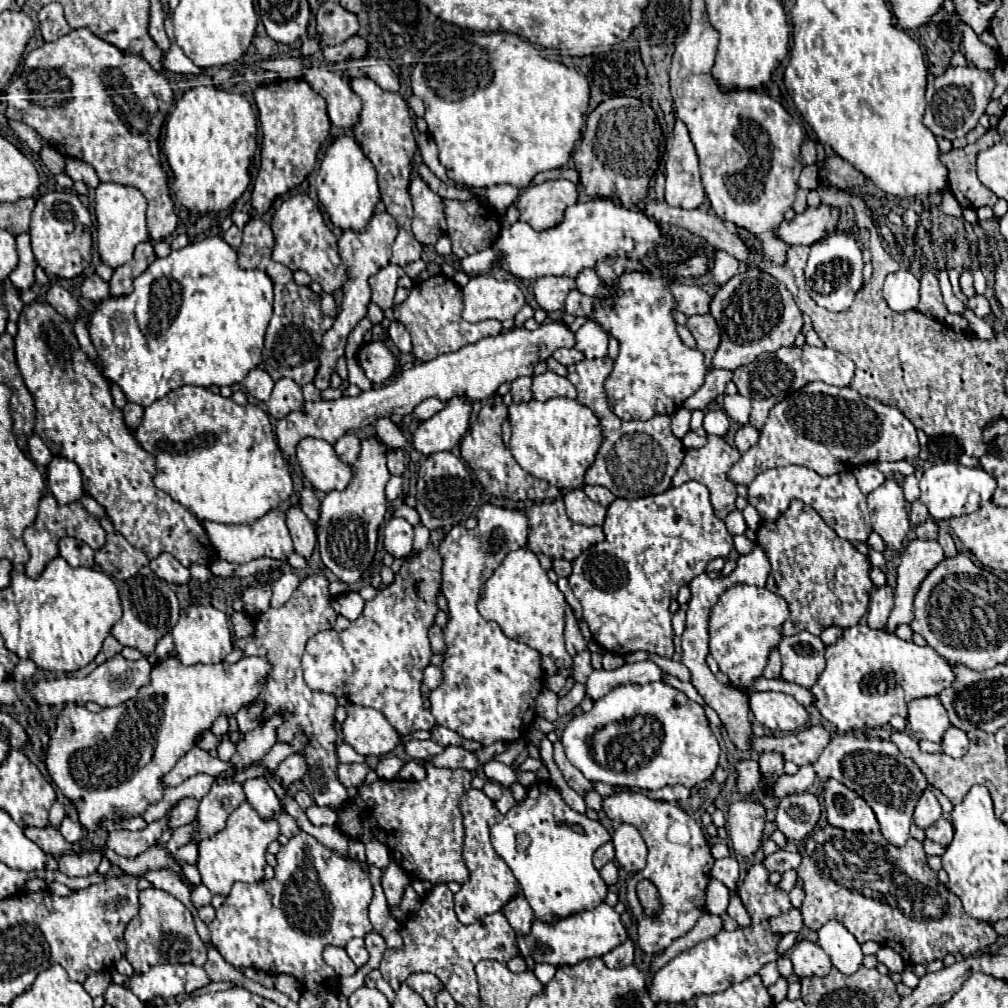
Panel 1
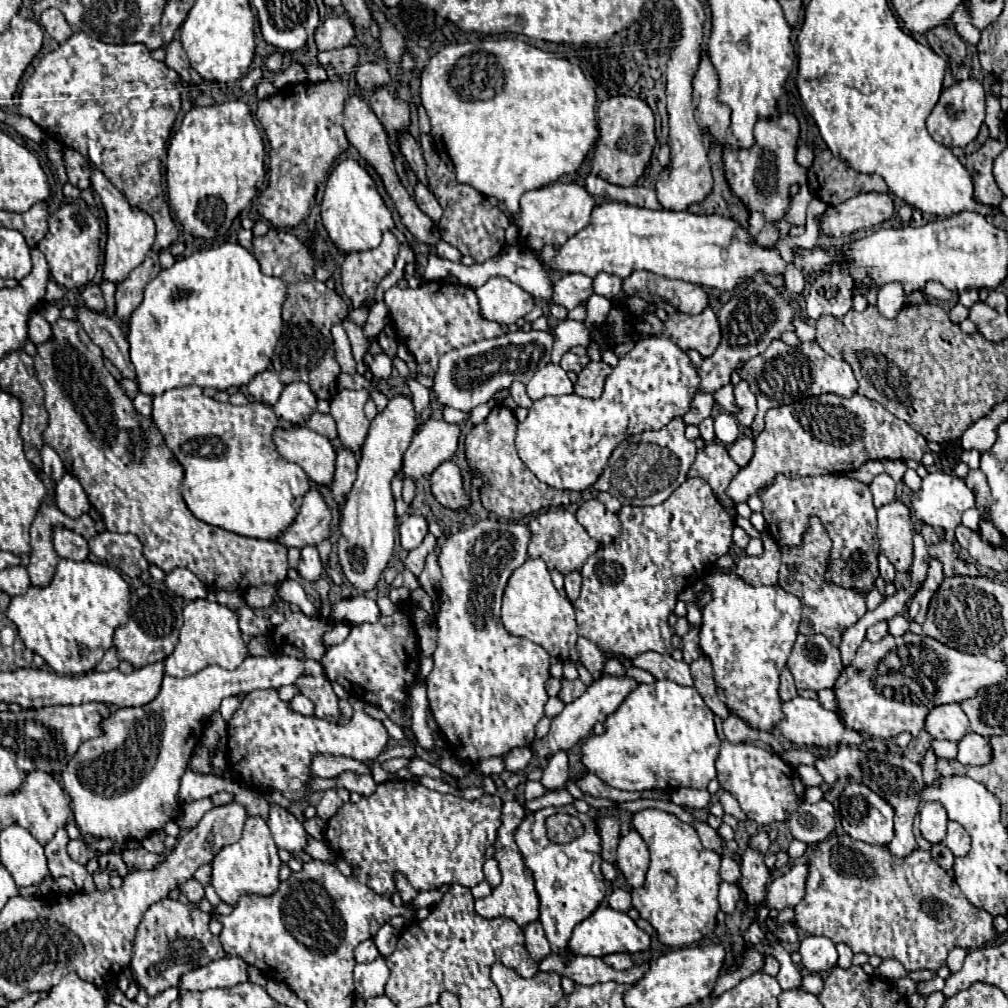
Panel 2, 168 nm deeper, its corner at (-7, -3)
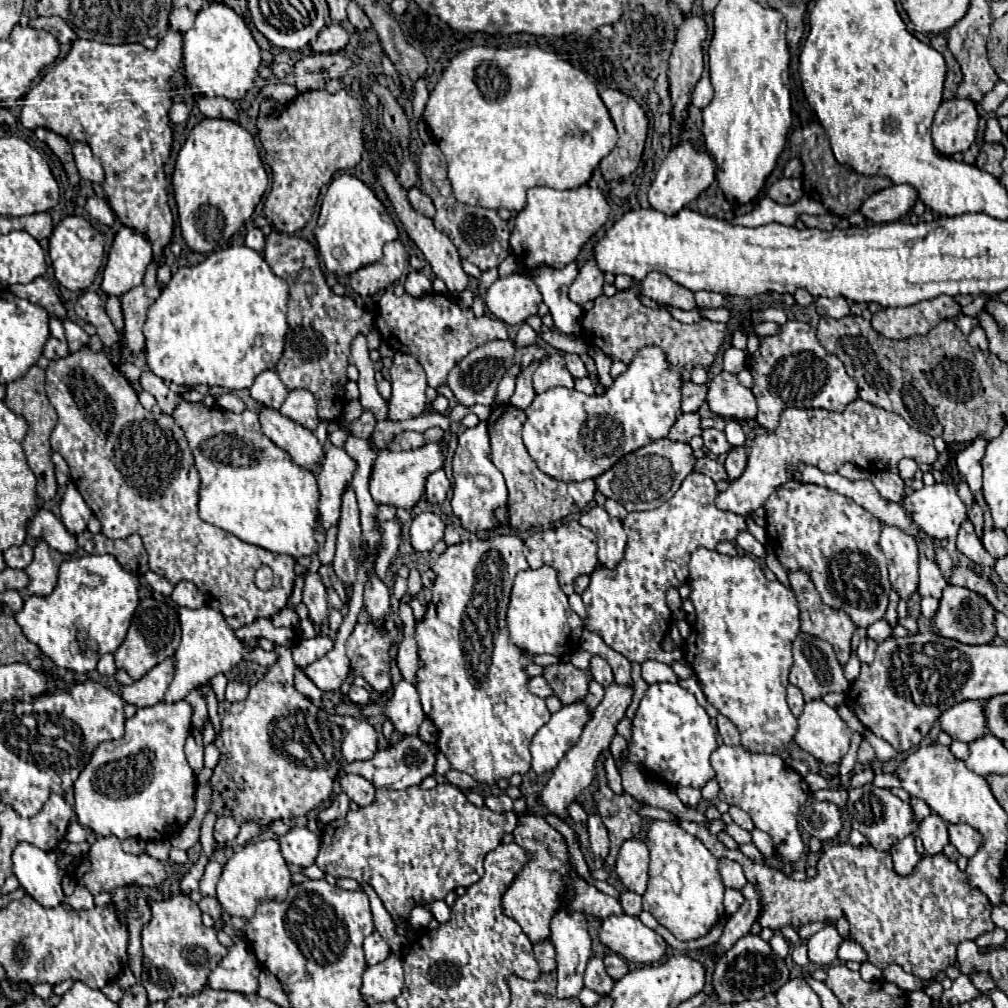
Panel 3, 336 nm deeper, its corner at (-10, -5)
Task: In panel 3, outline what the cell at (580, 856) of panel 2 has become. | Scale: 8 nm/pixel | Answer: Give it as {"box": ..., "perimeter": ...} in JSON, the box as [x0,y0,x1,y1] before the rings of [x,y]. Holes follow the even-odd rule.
{"box":[550,910,592,998],"perimeter":[[[560,910],[552,918],[550,930],[552,930],[550,942],[556,948],[556,962],[558,962],[556,996],[558,998],[574,998],[584,988],[584,982],[582,982],[584,980],[584,970],[586,970],[586,964],[588,964],[590,954],[592,954],[592,946],[590,946],[592,940],[590,940],[590,934],[588,934],[588,920],[580,912]]]}

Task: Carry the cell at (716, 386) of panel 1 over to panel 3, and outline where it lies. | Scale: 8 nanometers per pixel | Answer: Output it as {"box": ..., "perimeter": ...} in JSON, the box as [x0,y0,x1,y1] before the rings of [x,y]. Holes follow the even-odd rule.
{"box":[668,414,702,442],"perimeter":[[[682,414],[674,426],[670,428],[668,432],[668,440],[674,440],[674,442],[690,442],[690,438],[694,436],[700,436],[702,430],[700,430],[700,416],[698,414]]]}

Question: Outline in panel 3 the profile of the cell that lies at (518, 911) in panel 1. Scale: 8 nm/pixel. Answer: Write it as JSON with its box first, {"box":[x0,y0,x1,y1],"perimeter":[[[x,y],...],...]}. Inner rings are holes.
{"box":[534,940,556,972],"perimeter":[[[550,940],[534,944],[534,956],[536,956],[542,972],[554,972],[556,970],[556,952],[554,952],[554,946]]]}

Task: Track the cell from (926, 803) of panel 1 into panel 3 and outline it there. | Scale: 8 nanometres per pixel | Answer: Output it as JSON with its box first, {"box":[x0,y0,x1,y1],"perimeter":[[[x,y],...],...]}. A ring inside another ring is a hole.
{"box":[918,814,950,856],"perimeter":[[[930,814],[928,818],[924,818],[920,822],[918,836],[920,836],[922,844],[924,844],[924,852],[930,854],[930,856],[940,854],[944,850],[944,846],[950,842],[946,822],[938,814]]]}

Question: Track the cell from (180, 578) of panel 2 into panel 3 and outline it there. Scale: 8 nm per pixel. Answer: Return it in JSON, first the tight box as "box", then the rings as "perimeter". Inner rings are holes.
{"box":[172,582,206,608],"perimeter":[[[178,582],[174,586],[174,592],[172,592],[172,600],[178,604],[178,606],[184,606],[184,608],[202,608],[206,604],[206,598],[204,594],[200,594],[200,590],[196,590],[196,586],[192,582]]]}

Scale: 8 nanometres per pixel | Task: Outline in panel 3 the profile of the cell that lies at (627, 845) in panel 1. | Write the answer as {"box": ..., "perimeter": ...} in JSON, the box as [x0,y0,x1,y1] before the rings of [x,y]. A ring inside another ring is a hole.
{"box":[616,840,648,894],"perimeter":[[[626,840],[616,860],[616,874],[620,882],[636,892],[644,894],[648,884],[648,848],[640,840]]]}

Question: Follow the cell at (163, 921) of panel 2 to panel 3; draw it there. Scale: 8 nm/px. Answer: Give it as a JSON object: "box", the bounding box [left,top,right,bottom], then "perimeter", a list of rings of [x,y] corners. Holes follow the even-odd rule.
{"box":[142,896,228,1002],"perimeter":[[[174,896],[166,902],[152,902],[152,920],[142,930],[142,986],[146,988],[150,1002],[202,992],[210,972],[228,954],[228,950],[218,942],[216,930],[206,928],[200,916],[202,912],[198,904],[186,896]]]}

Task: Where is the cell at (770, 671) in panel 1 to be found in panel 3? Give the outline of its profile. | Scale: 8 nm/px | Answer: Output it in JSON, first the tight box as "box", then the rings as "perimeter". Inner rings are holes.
{"box":[788,686,804,716],"perimeter":[[[788,686],[788,706],[792,710],[794,716],[800,716],[802,714],[802,708],[804,708],[804,698],[800,694],[800,690],[796,686]]]}

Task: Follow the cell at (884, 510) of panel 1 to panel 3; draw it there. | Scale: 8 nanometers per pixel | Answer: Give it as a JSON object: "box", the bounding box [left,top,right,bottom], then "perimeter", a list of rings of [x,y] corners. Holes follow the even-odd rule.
{"box":[880,526,918,600],"perimeter":[[[882,526],[880,548],[888,560],[890,584],[902,600],[912,600],[918,592],[918,546],[896,526]]]}

